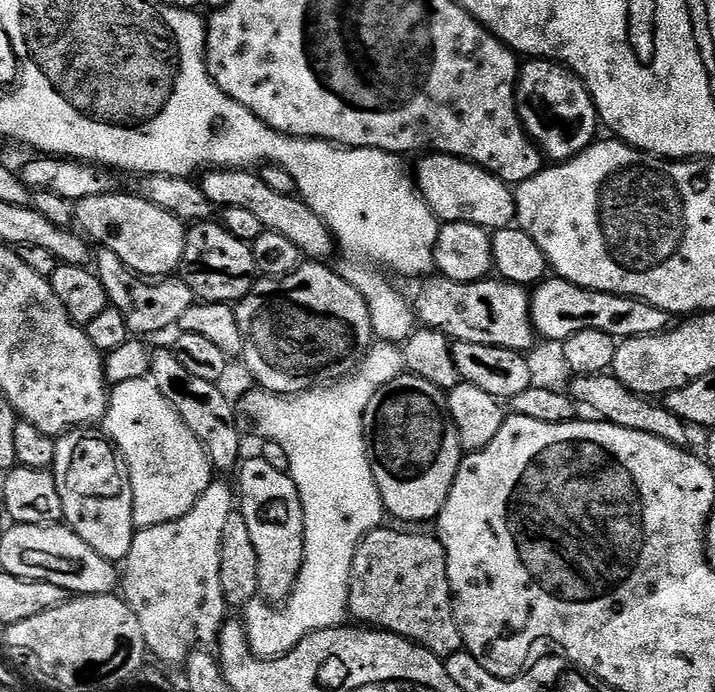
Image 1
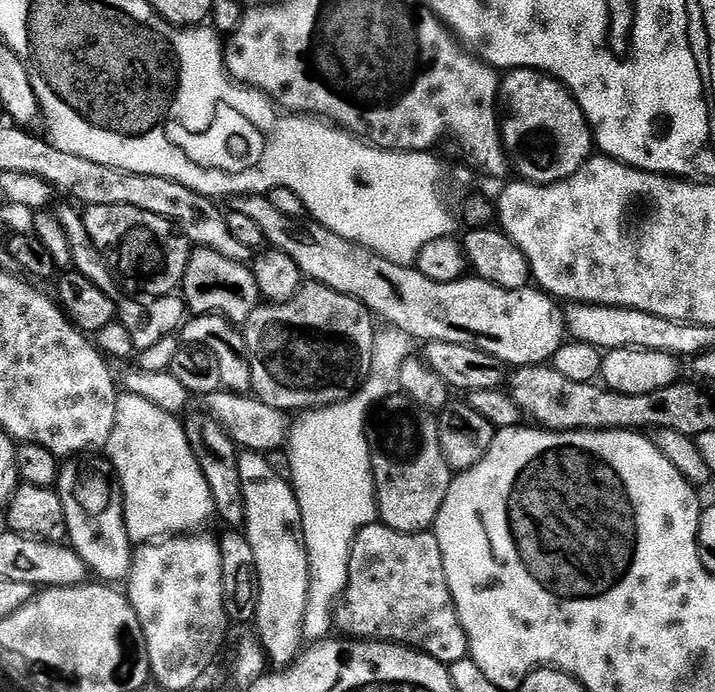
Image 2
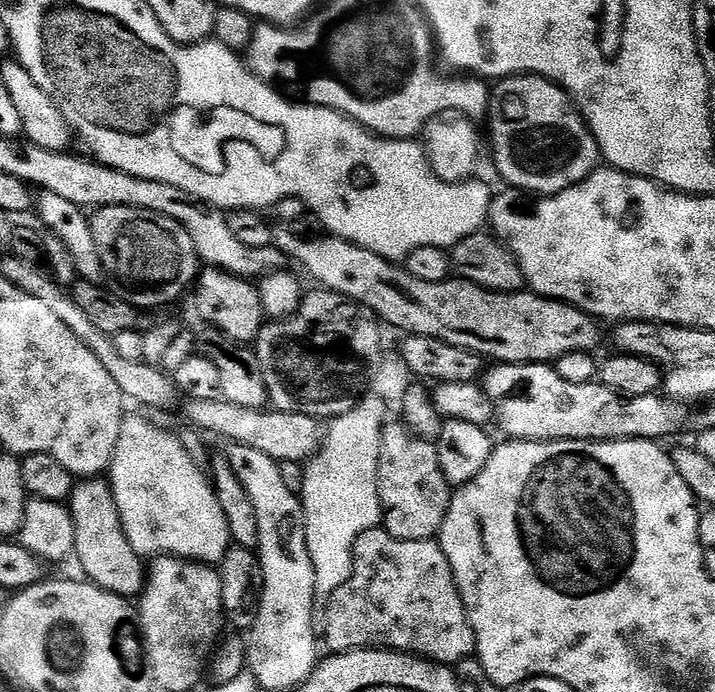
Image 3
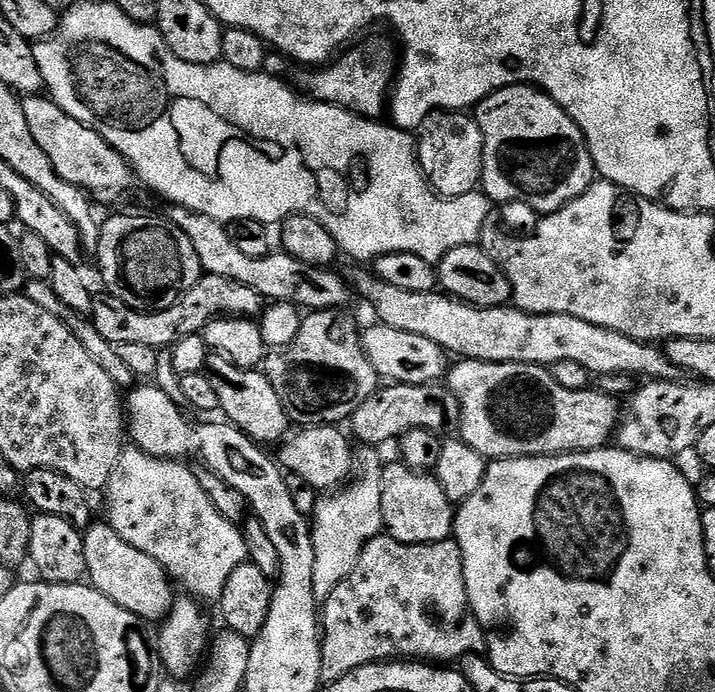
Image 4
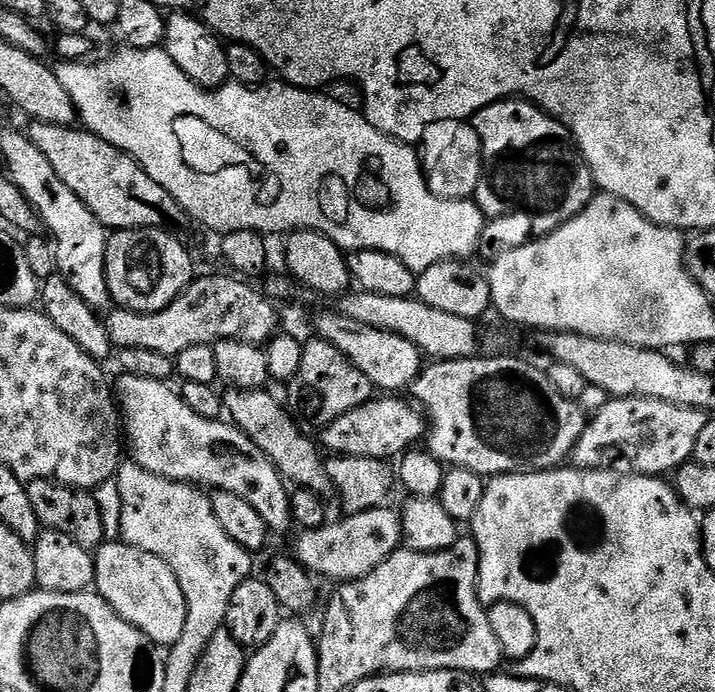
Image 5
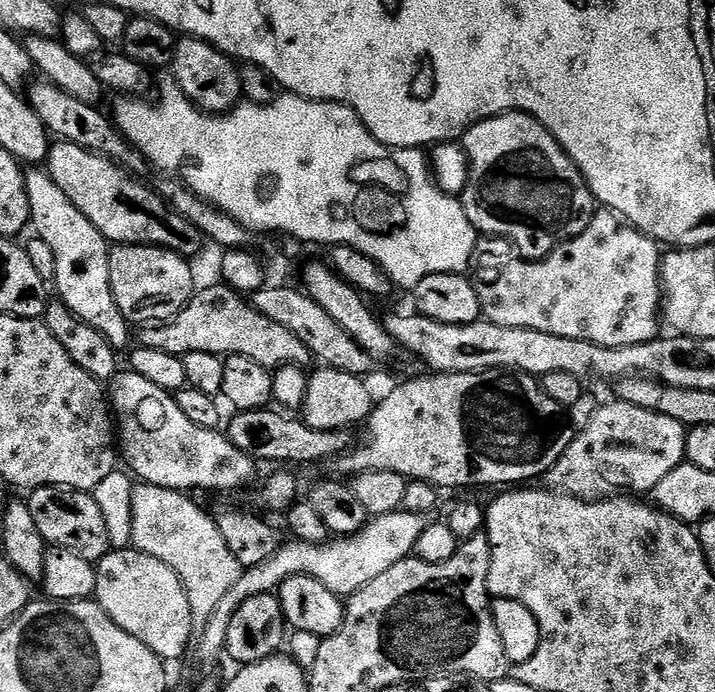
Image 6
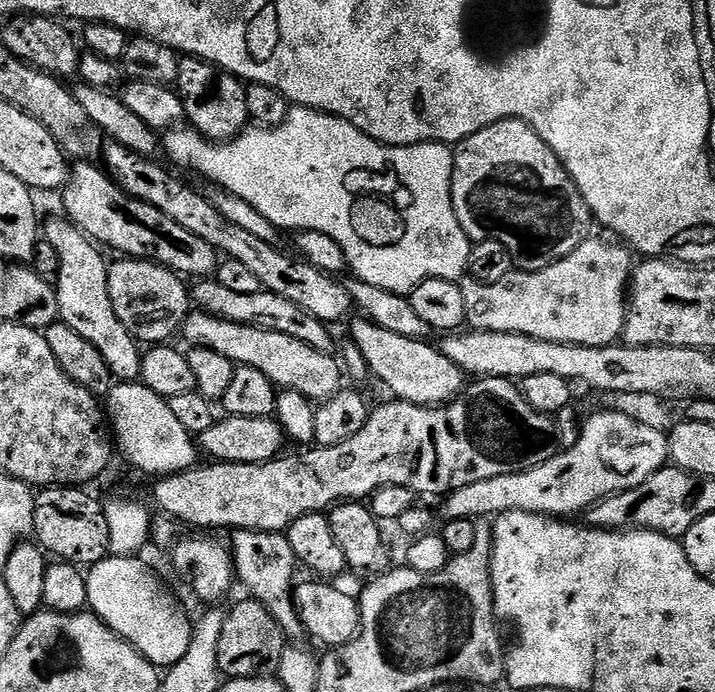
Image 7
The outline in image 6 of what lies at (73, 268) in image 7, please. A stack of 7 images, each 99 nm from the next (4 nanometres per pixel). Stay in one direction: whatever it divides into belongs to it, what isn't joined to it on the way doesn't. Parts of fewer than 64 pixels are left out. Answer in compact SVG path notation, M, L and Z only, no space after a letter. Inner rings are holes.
M36 166L25 171L26 198L30 202L30 228L42 242L50 245L54 250L54 262L58 266L54 281L55 295L82 322L94 326L106 342L110 342L118 350L129 347L128 331L130 325L128 319L121 314L114 302L114 294L110 290L110 262L108 254L110 241L66 198L66 194L58 187L58 182L43 167ZM56 287L56 288L55 288ZM128 344L128 345L127 345Z

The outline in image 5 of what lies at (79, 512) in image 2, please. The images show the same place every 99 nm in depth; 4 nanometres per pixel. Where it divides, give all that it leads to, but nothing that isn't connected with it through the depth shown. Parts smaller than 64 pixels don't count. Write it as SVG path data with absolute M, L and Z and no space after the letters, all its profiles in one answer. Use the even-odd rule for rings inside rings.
M105 542L95 549L95 591L123 620L130 622L153 645L170 646L178 642L182 629L186 627L186 598L178 578L154 554L146 554L123 542Z

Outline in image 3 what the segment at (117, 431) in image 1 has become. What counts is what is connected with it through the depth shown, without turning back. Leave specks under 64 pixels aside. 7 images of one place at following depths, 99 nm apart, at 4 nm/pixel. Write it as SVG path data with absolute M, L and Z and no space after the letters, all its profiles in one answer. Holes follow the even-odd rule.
M125 415L110 483L126 538L141 558L172 556L216 566L233 547L230 526L218 506L211 479L190 458L179 435L171 436L140 416Z

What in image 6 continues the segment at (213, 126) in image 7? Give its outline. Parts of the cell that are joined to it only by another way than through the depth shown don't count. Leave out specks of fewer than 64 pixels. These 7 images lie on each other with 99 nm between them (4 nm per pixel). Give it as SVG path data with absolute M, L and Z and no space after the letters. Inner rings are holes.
M194 36L177 39L170 65L171 72L171 79L181 94L201 112L227 114L241 103L240 68L237 61L204 40L197 40Z

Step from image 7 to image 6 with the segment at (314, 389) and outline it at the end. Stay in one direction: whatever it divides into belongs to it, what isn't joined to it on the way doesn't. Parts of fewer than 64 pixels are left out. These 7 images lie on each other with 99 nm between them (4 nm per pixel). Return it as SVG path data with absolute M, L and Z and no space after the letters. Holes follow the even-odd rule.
M223 282L195 293L188 305L170 320L143 325L139 329L139 347L162 350L165 354L184 357L186 354L214 354L215 356L241 356L258 362L258 366L275 370L289 366L307 365L308 347L286 326L270 322L241 293Z

